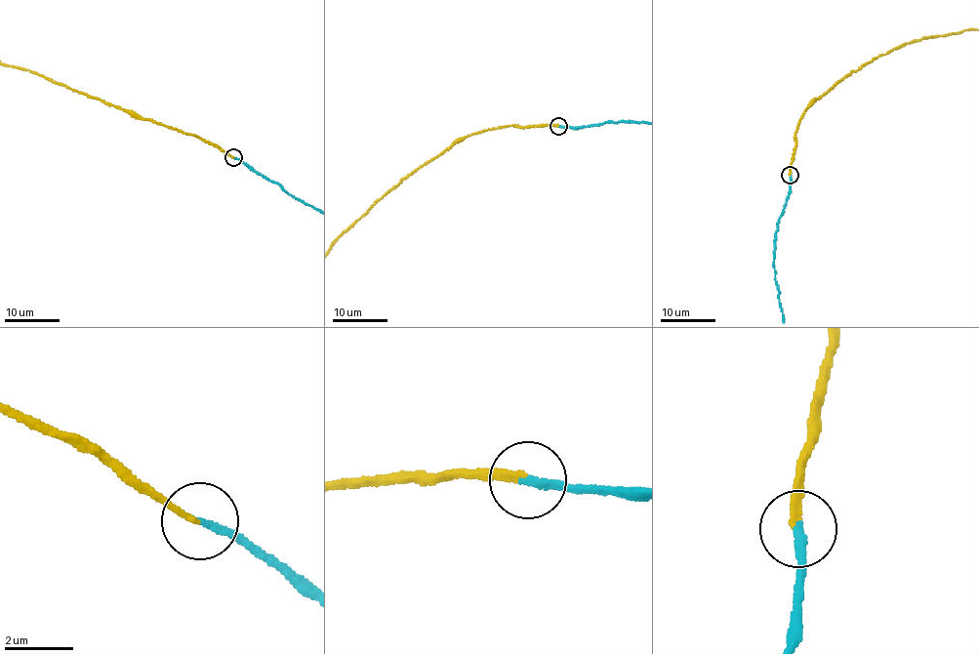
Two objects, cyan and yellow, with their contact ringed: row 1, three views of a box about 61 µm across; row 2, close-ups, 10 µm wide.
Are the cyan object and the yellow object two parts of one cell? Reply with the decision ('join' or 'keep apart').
join

